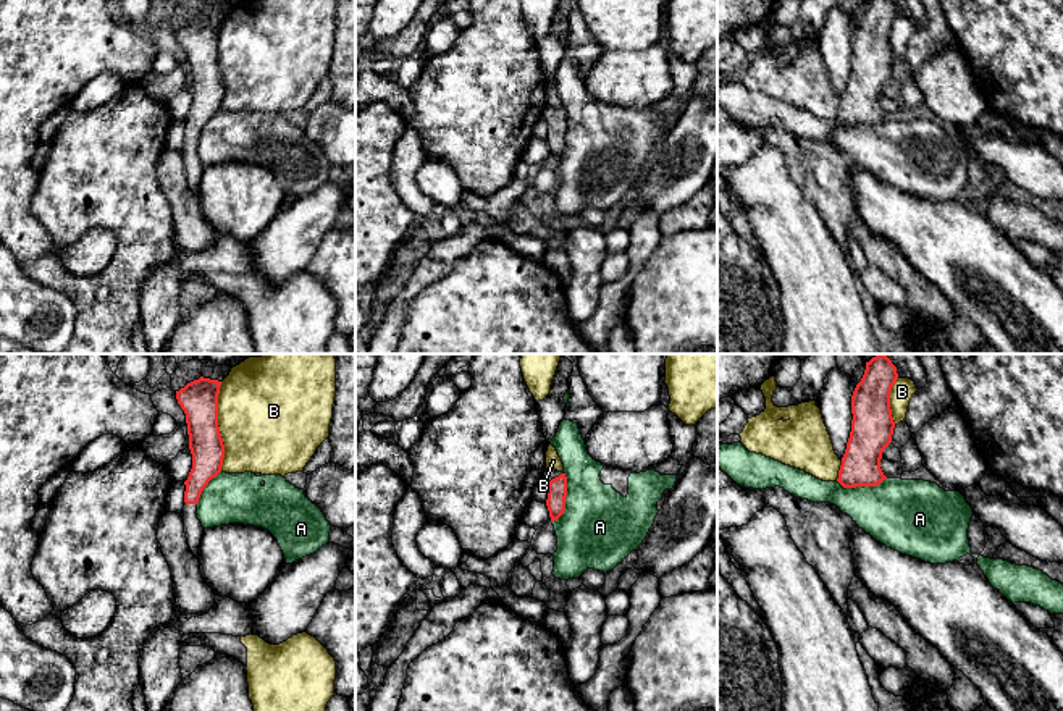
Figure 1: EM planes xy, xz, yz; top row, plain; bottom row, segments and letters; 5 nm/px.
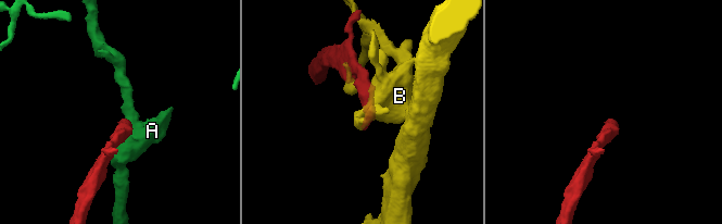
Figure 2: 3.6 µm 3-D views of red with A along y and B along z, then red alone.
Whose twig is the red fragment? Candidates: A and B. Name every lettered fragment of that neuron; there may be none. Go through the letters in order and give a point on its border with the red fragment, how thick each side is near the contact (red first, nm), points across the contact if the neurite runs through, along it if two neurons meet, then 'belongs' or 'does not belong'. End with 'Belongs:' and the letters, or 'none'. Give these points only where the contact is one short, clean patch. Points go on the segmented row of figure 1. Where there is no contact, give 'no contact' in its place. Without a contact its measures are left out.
A: contact xz (566, 496); calibres 100 and 380 nm; border xz (564, 472), (566, 509), (553, 522); does not belong
B: contact xy (218, 427); calibres 190 and 500 nm; does not belong
Belongs: none

